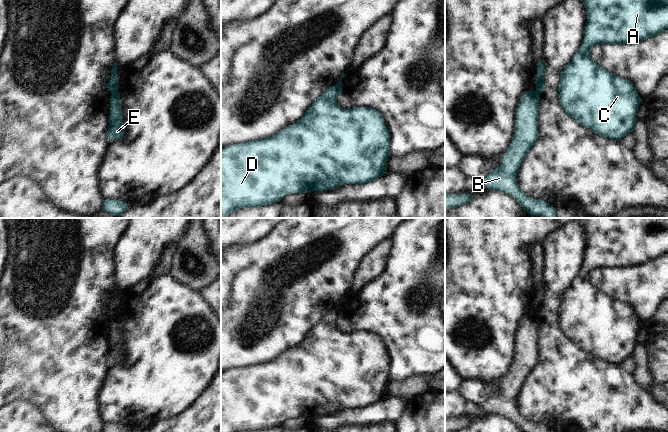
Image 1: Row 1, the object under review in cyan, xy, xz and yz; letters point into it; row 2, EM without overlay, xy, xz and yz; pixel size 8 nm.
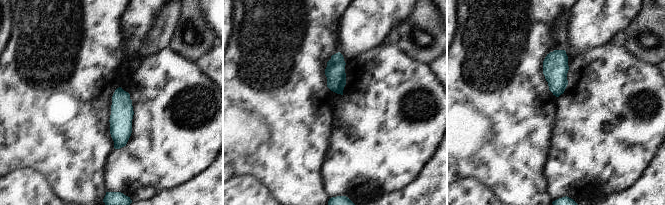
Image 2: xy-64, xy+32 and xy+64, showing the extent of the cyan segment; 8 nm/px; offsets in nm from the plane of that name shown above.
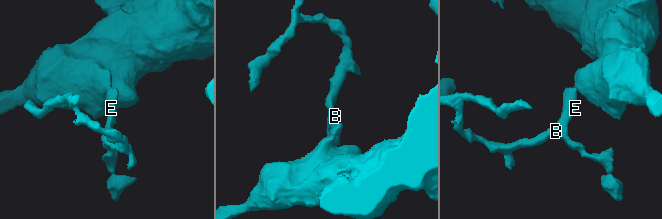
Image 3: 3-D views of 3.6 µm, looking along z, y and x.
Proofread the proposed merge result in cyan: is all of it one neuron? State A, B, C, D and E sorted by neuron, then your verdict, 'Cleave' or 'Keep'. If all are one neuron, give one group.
Groups: A C D / B E. Cleave.

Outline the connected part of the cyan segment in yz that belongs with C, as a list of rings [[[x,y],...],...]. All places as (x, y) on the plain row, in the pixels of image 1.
[[[579,218],[587,234],[587,246],[584,264],[572,284],[563,292],[559,309],[559,326],[565,337],[589,352],[594,357],[614,365],[633,356],[636,348],[636,337],[642,323],[635,310],[595,287],[590,281],[590,274],[595,269],[630,268],[641,266],[668,253],[668,218]]]

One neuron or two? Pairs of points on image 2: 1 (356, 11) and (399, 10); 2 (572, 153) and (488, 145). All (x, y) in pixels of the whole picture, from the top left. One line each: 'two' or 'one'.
1: one
2: two

